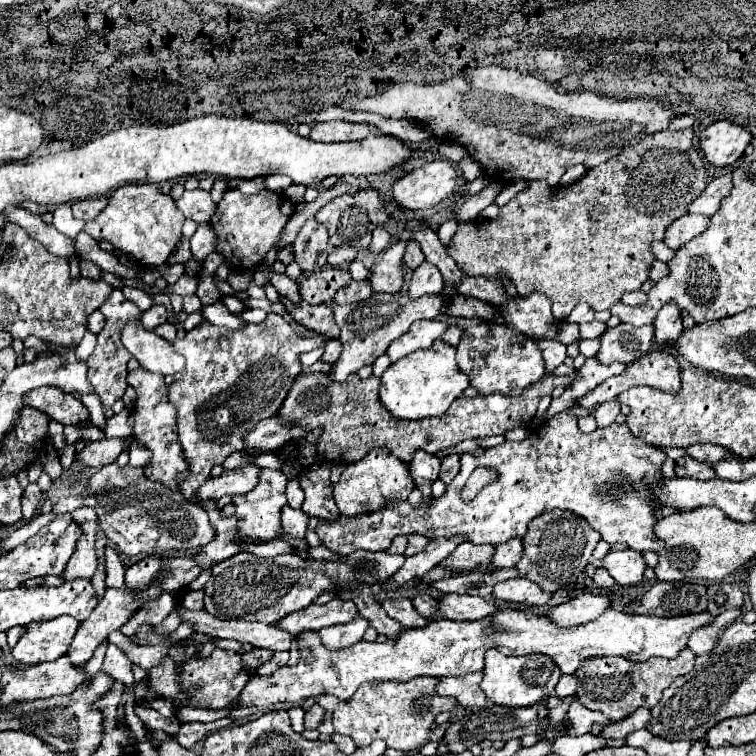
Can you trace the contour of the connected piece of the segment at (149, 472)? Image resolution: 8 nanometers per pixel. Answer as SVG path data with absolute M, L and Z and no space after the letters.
M144 368L132 370L126 376L126 382L136 390L138 398L136 398L136 406L134 406L134 438L144 444L152 454L152 464L144 470L146 476L154 482L162 482L168 488L178 490L178 482L176 476L188 470L184 452L180 448L178 442L178 434L176 434L176 406L170 404L168 400L168 386L164 384L164 376L160 374L152 374Z

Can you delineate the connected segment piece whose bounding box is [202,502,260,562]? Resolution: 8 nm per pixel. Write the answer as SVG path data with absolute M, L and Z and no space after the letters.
M204 502L204 510L210 516L210 524L216 528L216 538L202 548L202 554L222 562L234 554L238 554L240 544L260 544L252 538L244 538L236 530L236 516L222 516L222 508L216 502Z

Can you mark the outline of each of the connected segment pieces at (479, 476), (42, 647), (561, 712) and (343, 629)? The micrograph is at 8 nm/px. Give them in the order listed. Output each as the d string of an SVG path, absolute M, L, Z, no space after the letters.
M476 470L474 474L471 474L464 489L462 490L462 499L465 502L472 500L476 494L486 485L490 484L496 479L496 474L492 470Z
M64 616L52 622L30 622L20 636L12 654L24 664L42 664L58 660L68 652L68 646L76 634L78 620Z
M576 695L568 696L562 699L562 704L554 709L550 709L549 716L549 728L551 728L554 724L561 722L565 719L566 714L569 710L570 703L576 698Z
M356 616L356 620L352 620L352 622L320 628L320 640L330 650L348 648L348 646L356 644L358 640L362 640L362 634L366 628L368 628L368 620L364 616Z

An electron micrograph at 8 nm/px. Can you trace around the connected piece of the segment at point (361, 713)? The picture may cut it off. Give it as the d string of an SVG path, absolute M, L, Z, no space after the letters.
M418 676L408 682L366 682L348 702L324 694L316 700L316 704L324 710L332 710L336 732L350 736L358 748L368 746L376 738L382 738L388 748L414 752L426 744L434 718L440 712L452 710L456 706L456 698L436 694L436 684L438 680L432 676Z

